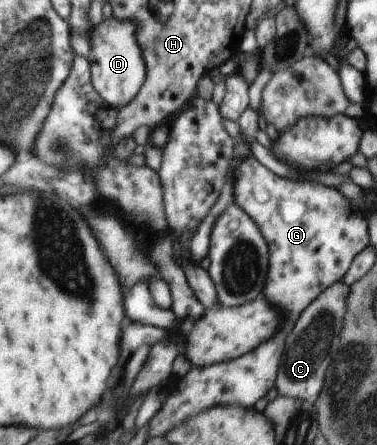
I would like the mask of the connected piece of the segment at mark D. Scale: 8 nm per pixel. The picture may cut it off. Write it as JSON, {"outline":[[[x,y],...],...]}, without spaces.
{"outline":[[[114,16],[103,18],[91,30],[91,51],[87,59],[91,64],[93,84],[104,100],[118,110],[138,95],[147,79],[147,63],[138,42],[138,30],[133,20],[120,20]]]}

